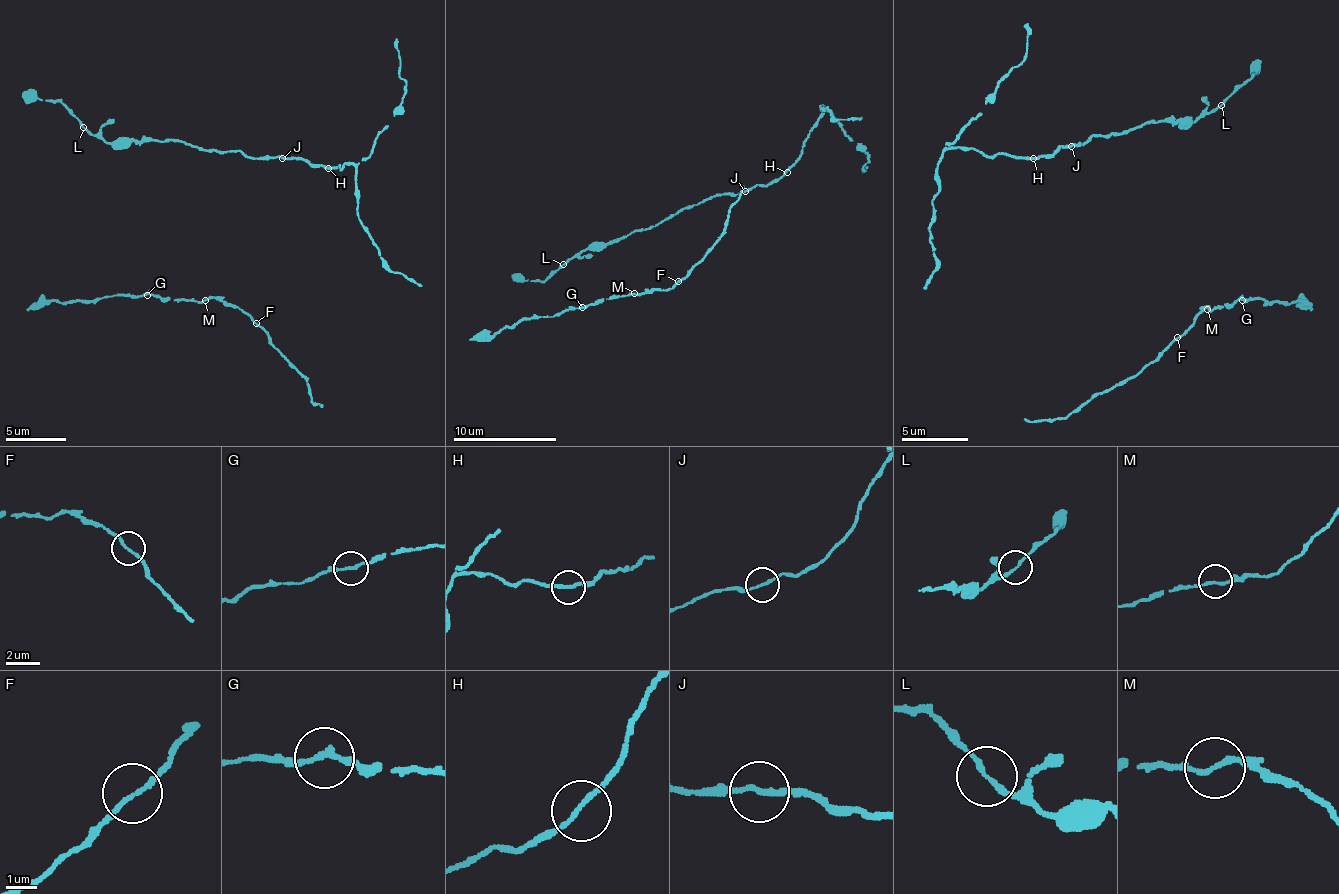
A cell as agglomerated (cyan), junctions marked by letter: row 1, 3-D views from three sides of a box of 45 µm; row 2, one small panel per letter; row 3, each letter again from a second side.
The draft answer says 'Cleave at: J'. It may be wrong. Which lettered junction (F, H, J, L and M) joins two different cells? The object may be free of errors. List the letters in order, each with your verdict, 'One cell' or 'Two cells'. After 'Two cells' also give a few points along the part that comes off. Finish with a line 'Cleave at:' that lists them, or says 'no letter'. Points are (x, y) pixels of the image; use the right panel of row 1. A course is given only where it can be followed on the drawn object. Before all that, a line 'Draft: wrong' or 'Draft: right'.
Draft: wrong
F: One cell
H: One cell
J: One cell
L: One cell
M: One cell
Cleave at: no letter

